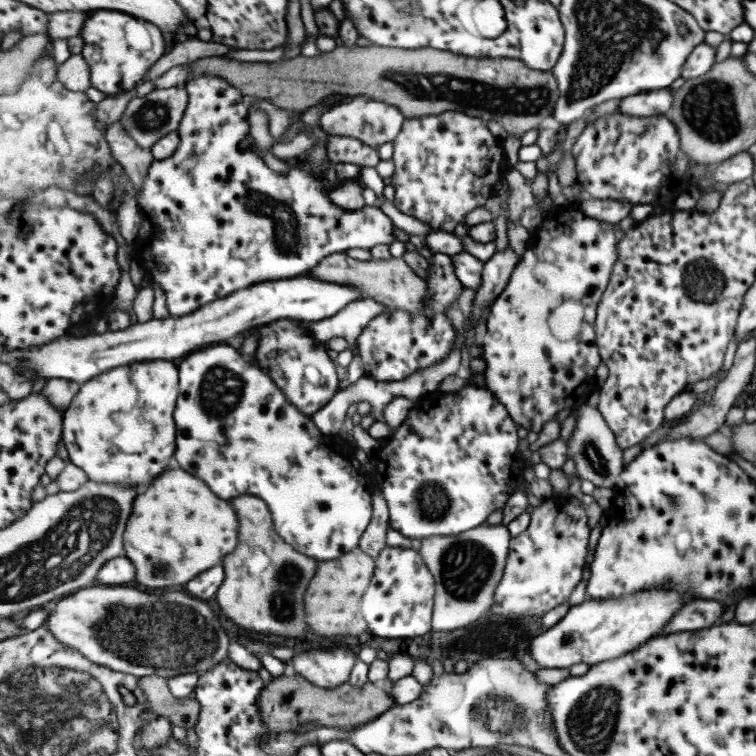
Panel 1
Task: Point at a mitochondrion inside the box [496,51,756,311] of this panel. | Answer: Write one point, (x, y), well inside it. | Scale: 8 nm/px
(708, 108)

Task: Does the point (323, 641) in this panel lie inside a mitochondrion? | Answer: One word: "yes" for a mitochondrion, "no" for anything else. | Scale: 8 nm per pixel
no

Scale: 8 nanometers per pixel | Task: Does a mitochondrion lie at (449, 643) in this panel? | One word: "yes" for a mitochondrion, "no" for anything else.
no

